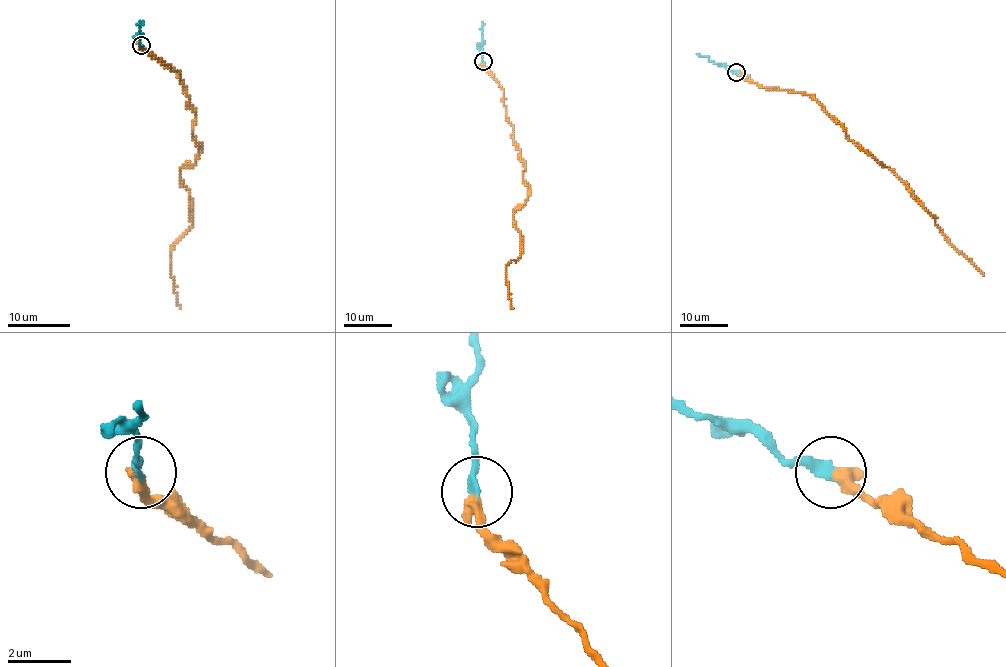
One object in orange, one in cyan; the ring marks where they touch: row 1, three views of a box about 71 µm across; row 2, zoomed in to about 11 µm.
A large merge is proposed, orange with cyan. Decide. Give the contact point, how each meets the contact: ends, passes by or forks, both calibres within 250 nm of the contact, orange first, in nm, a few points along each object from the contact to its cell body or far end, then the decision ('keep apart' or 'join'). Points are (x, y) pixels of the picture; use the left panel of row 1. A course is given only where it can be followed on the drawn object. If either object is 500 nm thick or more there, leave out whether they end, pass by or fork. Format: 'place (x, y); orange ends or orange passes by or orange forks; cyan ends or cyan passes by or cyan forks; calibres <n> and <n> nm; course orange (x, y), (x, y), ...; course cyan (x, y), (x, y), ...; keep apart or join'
place (141, 45); orange ends; cyan ends; calibres 380 and 280 nm; course orange (140, 45), (179, 72), (201, 145), (192, 165), (181, 168), (192, 225), (170, 261), (179, 309); course cyan (140, 45), (139, 20); join

